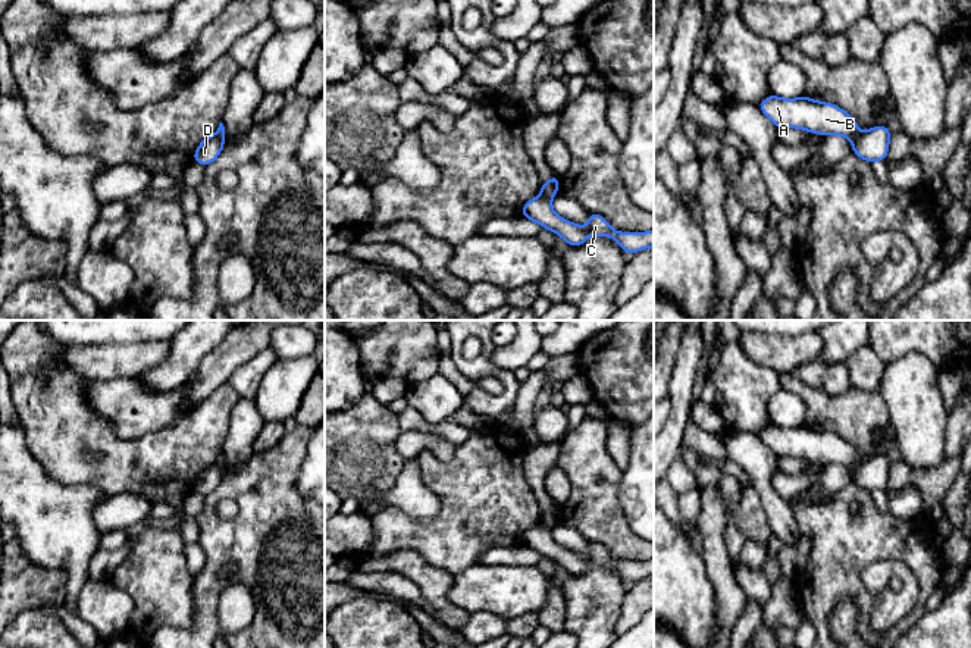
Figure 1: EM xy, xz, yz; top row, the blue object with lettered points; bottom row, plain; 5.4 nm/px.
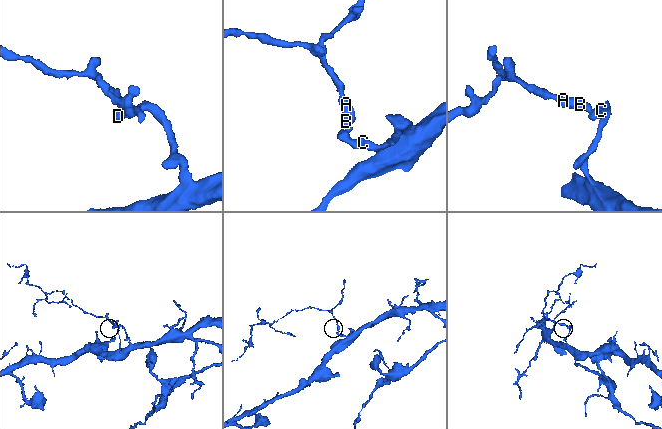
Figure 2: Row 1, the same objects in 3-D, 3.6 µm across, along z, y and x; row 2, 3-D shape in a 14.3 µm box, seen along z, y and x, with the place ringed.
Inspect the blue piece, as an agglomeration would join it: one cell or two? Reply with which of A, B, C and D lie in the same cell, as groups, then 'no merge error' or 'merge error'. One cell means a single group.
groups A B / C D; merge error

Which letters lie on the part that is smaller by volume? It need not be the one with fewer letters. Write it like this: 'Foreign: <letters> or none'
Foreign: A, B

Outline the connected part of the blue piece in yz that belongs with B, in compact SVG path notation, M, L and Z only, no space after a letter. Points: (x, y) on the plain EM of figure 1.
M768 425L759 439L779 457L798 457L811 463L840 464L855 470L862 461L855 447L836 433L817 431L806 425L782 428Z

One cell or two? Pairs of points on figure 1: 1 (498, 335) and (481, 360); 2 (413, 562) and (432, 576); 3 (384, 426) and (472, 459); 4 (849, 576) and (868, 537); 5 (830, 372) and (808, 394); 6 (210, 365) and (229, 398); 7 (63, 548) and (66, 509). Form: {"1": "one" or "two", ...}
{"1": "two", "2": "one", "3": "two", "4": "one", "5": "two", "6": "two", "7": "one"}

